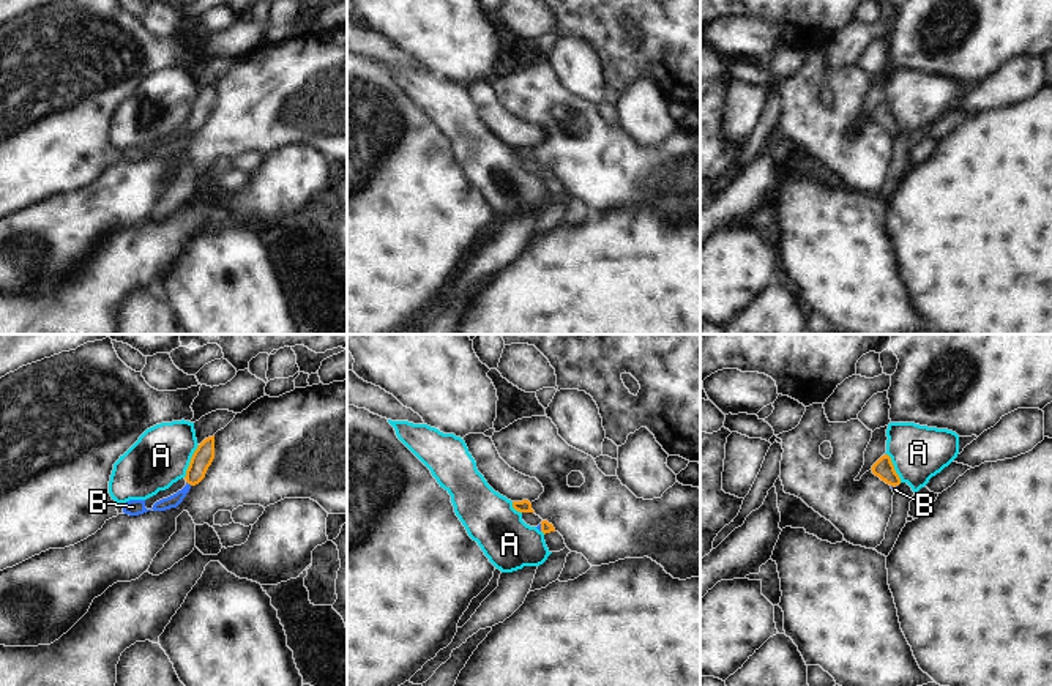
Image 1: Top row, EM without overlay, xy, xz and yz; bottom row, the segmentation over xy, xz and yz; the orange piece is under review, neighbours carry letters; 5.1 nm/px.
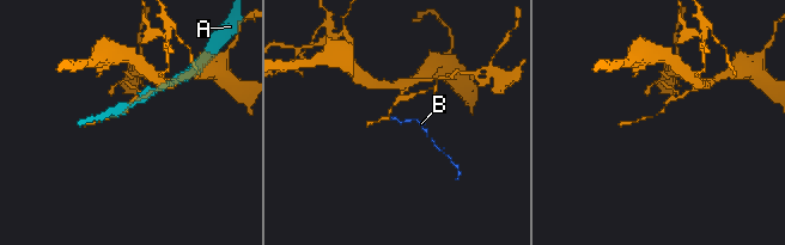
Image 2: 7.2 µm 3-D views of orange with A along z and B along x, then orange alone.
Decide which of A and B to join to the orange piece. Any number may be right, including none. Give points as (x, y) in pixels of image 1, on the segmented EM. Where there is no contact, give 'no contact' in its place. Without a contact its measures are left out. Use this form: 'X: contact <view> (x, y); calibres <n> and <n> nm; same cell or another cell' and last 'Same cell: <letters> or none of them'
A: contact xy (191, 461); calibres 110 and 300 nm; another cell
B: contact xy (190, 483); calibres 110 and 70 nm; same cell
Same cell: B

